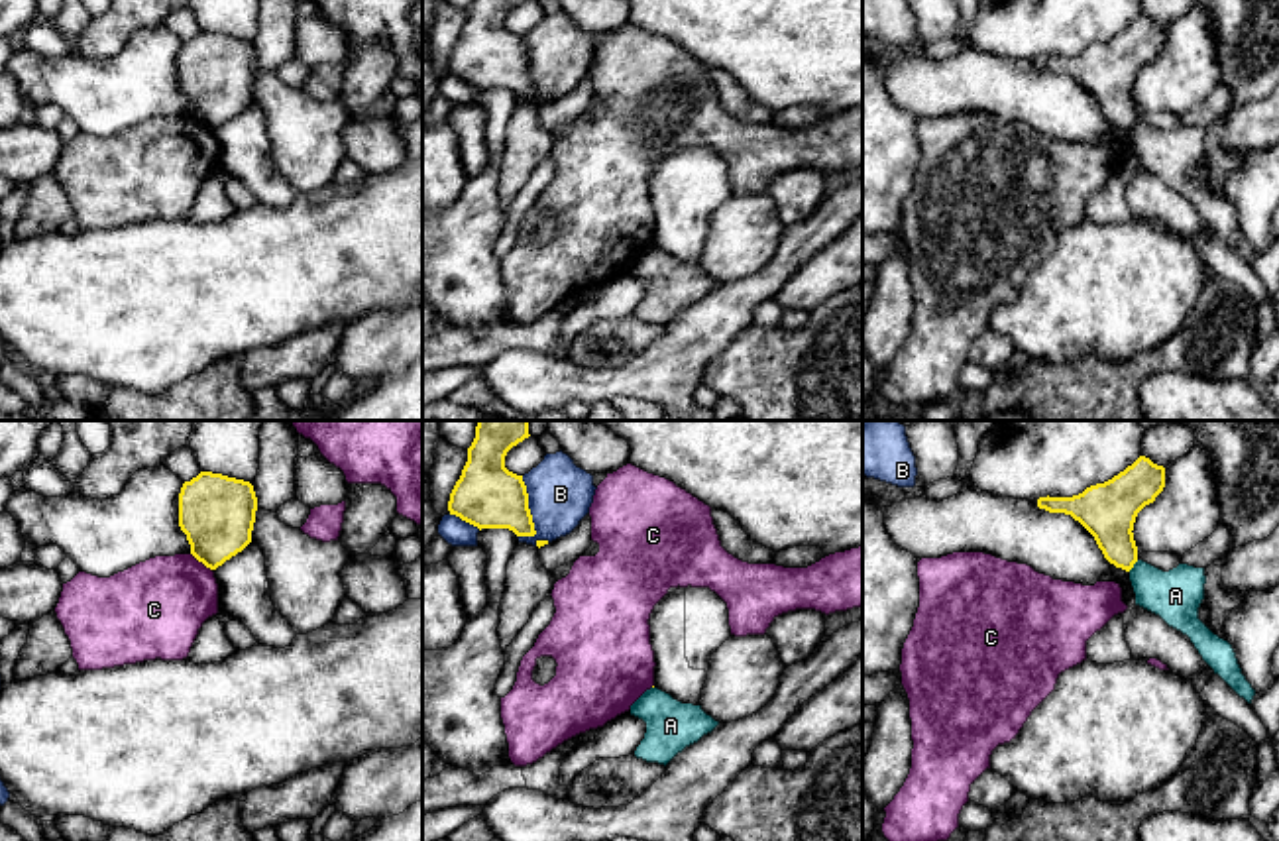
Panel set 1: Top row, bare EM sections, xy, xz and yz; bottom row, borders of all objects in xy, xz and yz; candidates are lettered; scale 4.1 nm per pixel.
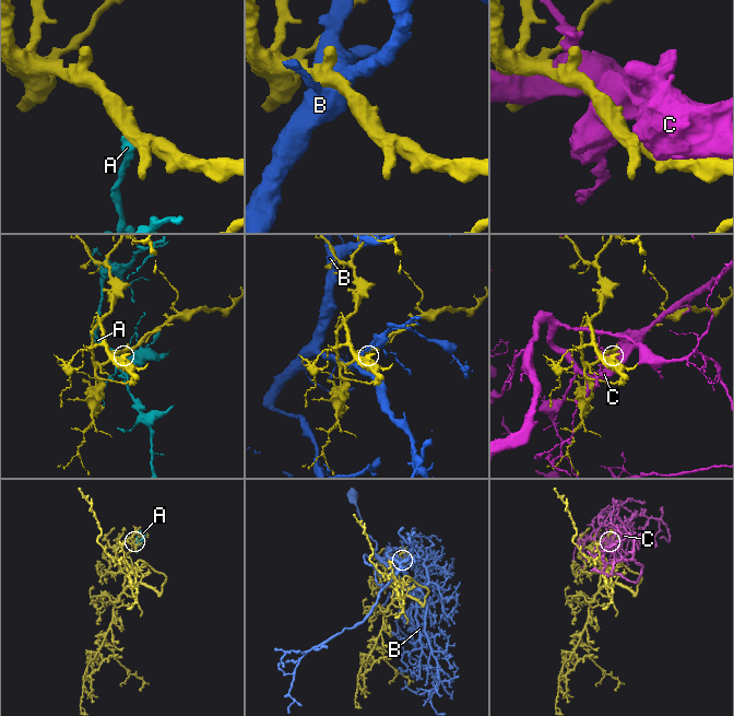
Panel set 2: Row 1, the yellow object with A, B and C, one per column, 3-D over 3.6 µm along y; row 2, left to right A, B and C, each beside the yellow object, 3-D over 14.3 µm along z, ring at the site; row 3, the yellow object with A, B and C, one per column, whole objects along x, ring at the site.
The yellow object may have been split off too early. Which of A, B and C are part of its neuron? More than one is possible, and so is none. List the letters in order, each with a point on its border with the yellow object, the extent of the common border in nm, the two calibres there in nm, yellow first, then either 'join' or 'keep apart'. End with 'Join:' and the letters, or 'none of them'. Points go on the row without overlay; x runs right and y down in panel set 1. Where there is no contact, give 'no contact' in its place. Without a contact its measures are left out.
A: yz (1132, 126) | 60 nm | 220/220 nm | keep apart
B: xz (527, 67) | 260 nm | 280/260 nm | keep apart
C: xy (201, 120) | 120 nm | 320/380 nm | keep apart
Join: none of them

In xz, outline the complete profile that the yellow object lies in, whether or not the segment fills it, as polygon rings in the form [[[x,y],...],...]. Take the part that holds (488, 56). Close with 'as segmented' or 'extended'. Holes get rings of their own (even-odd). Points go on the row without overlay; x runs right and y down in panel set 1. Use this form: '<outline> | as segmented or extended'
[[[473,0],[456,41],[448,71],[481,88],[509,88],[534,96],[528,53],[523,35],[505,28],[507,12],[523,0]]] | as segmented

